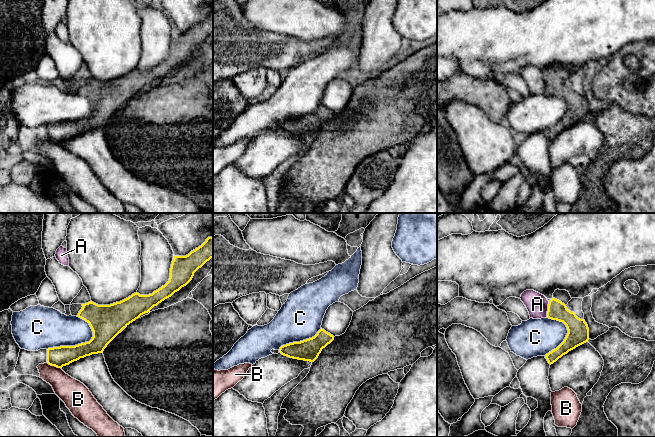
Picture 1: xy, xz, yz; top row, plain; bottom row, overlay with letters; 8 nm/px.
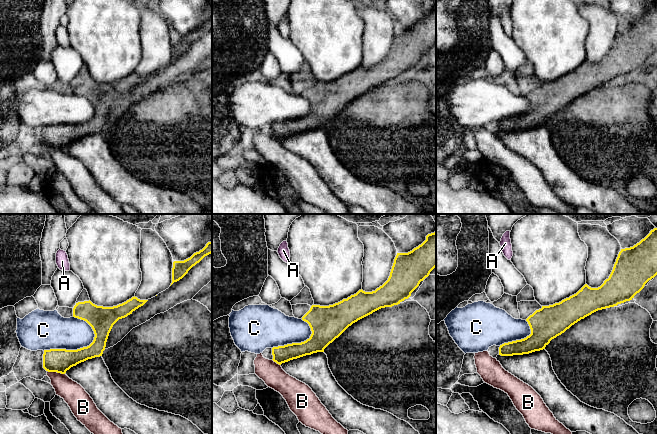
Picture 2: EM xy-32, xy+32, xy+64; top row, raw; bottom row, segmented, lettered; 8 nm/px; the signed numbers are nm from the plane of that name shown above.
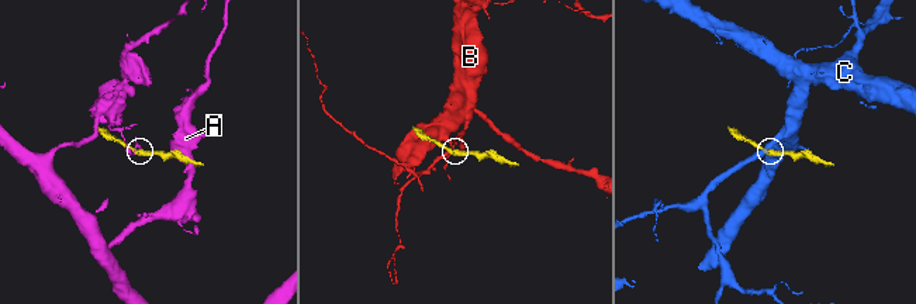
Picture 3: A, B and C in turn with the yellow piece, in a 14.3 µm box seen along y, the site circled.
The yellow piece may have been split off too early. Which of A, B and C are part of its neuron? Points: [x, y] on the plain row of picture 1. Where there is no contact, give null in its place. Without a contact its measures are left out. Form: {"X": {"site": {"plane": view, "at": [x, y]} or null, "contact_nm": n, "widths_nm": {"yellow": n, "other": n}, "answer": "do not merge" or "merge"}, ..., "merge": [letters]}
{"A": {"site": {"plane": "yz", "at": [548, 85]}, "contact_nm": 130, "widths_nm": {"yellow": 150, "other": 180}, "answer": "do not merge"}, "B": {"site": {"plane": "xy", "at": [53, 141]}, "contact_nm": 130, "widths_nm": {"yellow": 160, "other": 200}, "answer": "do not merge"}, "C": {"site": {"plane": "xy", "at": [76, 121]}, "contact_nm": 400, "widths_nm": {"yellow": 180, "other": 300}, "answer": "do not merge"}, "merge": []}

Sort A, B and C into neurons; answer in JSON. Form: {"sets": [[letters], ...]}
{"sets": [["A"], ["B"], ["C"]]}

